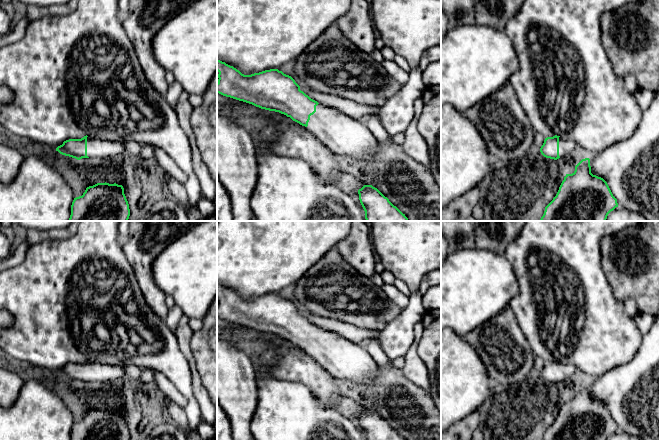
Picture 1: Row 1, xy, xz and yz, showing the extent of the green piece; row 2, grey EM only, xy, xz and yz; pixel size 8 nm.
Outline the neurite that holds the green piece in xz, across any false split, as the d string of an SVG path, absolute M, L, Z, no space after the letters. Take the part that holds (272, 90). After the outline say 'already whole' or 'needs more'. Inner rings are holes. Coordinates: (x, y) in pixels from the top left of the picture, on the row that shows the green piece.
M217 59L217 93L252 104L261 109L279 112L305 126L333 153L344 155L349 163L363 167L374 162L378 152L378 141L366 125L345 113L319 104L303 91L295 80L278 69L265 70L244 75L239 70Z | needs more

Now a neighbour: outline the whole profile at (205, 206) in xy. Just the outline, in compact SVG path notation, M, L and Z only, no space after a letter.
M201 198L197 203L197 207L203 219L210 217L215 213L215 206L213 201L207 198Z

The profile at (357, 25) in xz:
M351 0L347 13L336 23L358 49L371 54L375 48L374 25L367 0Z

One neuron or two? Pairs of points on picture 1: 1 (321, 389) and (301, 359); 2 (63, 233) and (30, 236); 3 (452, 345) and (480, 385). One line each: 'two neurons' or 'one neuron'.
1: one neuron
2: one neuron
3: one neuron

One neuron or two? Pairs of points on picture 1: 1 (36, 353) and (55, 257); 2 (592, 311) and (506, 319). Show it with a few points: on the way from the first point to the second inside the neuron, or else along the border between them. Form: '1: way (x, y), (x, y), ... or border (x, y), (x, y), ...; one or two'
1: way (40, 329), (40, 285), (42, 281); one
2: border (509, 305), (526, 339); two

